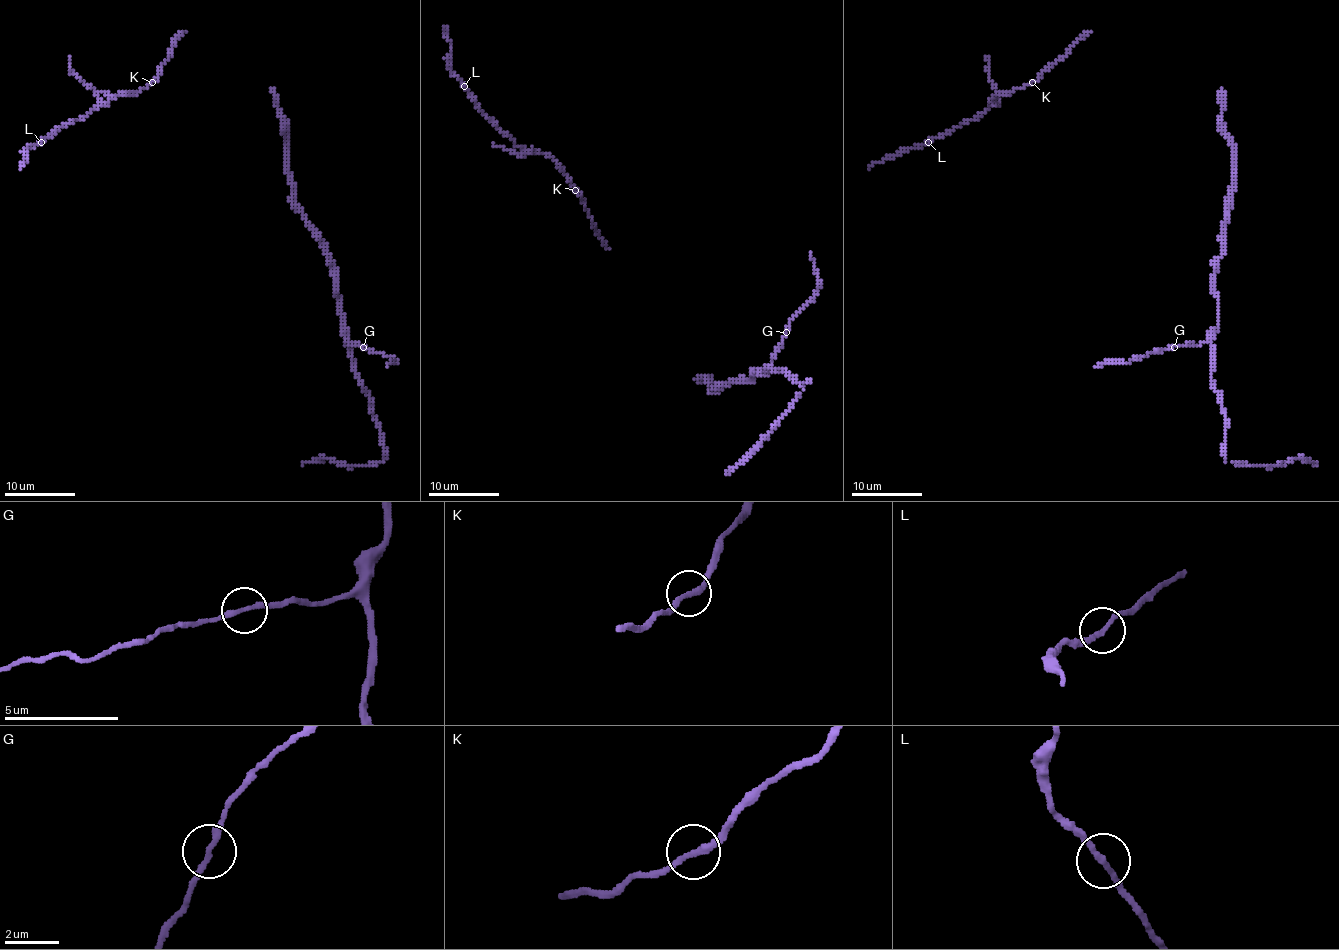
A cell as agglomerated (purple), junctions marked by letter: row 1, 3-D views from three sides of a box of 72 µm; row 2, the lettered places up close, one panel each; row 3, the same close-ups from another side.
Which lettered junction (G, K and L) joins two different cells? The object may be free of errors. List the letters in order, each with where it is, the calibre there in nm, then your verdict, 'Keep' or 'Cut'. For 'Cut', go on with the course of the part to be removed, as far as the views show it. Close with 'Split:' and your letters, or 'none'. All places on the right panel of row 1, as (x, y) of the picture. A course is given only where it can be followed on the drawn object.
G: Place: (1174, 347). Thickness 200 nm. Keep
K: Place: (1032, 82). Thickness 200 nm. Keep
L: Place: (928, 142). Thickness 200 nm. Keep
Split: none

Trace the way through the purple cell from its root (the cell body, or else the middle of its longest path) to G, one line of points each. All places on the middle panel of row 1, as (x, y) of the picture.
G: (704, 380), (714, 391), (729, 384), (750, 380), (759, 371), (766, 375), (787, 332)

